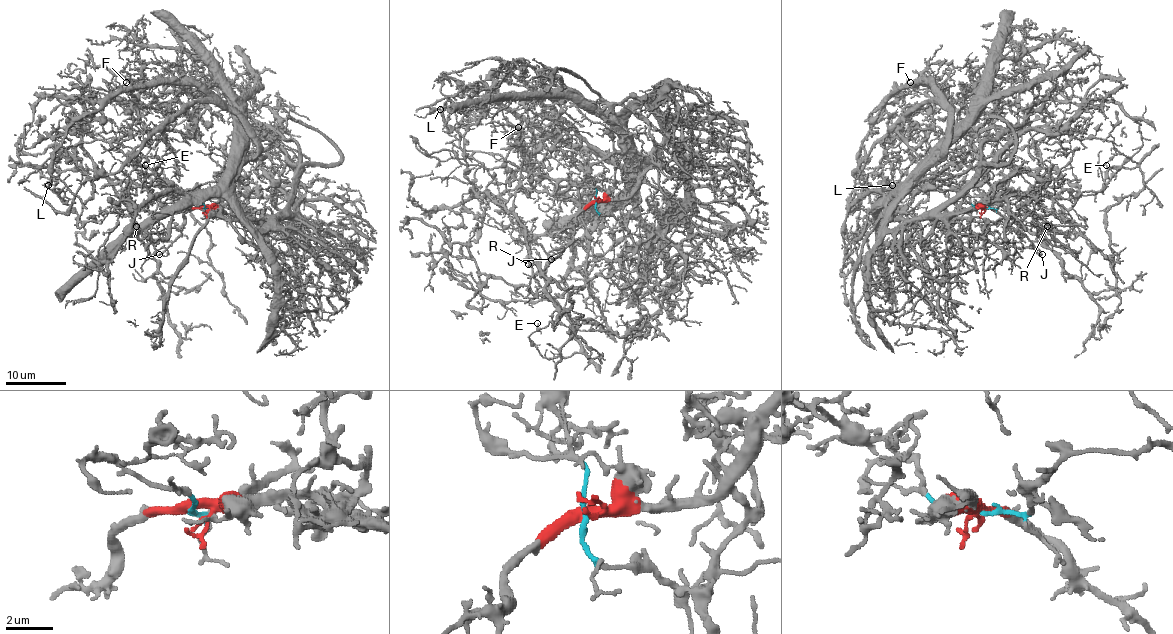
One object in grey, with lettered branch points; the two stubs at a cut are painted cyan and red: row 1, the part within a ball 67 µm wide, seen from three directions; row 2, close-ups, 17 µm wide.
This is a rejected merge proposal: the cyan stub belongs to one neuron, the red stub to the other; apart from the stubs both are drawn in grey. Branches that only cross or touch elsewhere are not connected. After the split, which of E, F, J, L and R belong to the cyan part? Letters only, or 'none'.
E

